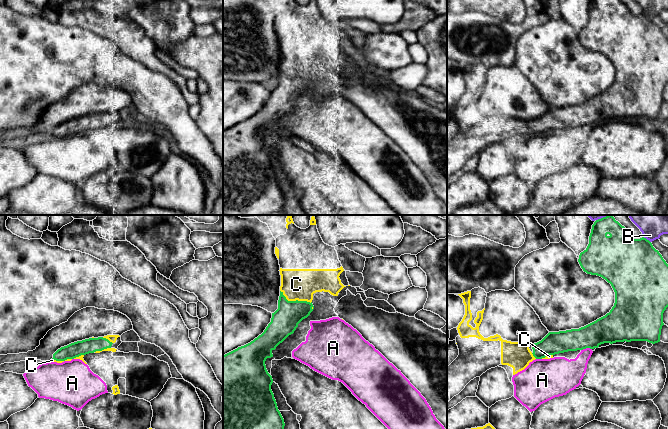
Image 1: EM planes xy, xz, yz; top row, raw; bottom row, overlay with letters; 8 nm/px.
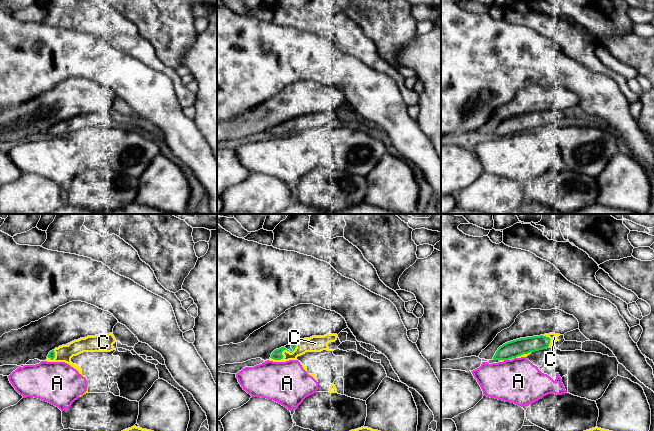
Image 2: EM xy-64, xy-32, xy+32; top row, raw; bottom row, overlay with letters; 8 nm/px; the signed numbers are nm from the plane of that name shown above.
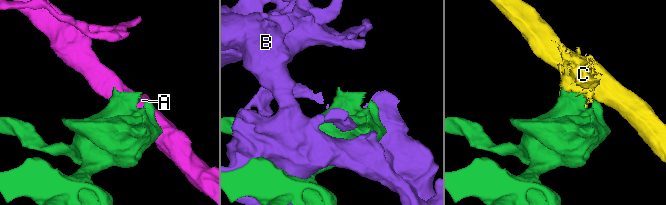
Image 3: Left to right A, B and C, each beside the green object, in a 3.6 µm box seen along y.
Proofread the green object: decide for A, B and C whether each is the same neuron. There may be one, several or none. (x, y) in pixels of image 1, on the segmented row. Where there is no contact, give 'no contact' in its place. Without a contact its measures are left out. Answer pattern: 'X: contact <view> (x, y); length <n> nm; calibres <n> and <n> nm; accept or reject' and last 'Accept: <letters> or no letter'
A: contact yz (586, 347); length 90 nm; calibres 220 and 220 nm; reject
B: contact yz (646, 239); length 80 nm; calibres 460 and 280 nm; reject
C: contact xz (296, 300); length 280 nm; calibres 220 and 260 nm; reject
Accept: no letter

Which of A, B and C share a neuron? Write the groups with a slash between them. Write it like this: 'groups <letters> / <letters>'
groups A / B / C

